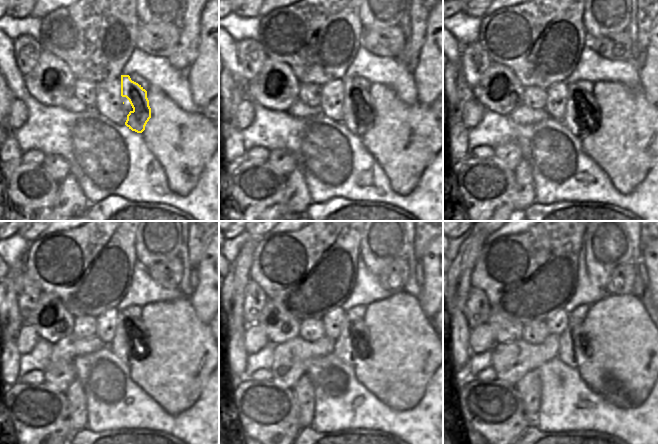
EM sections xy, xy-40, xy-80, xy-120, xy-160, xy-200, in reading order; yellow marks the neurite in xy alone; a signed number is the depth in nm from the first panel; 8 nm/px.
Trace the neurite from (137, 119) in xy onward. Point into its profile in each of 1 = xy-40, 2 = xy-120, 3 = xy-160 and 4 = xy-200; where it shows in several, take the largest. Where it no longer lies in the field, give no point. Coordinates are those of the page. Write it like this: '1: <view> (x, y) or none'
1: xy-40 (358, 122)
2: xy-120 (121, 345)
3: xy-160 (343, 349)
4: xy-200 (566, 347)

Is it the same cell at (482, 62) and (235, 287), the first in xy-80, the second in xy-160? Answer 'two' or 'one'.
two

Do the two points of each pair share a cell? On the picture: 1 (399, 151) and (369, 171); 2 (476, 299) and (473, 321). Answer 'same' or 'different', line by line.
1: different
2: same

